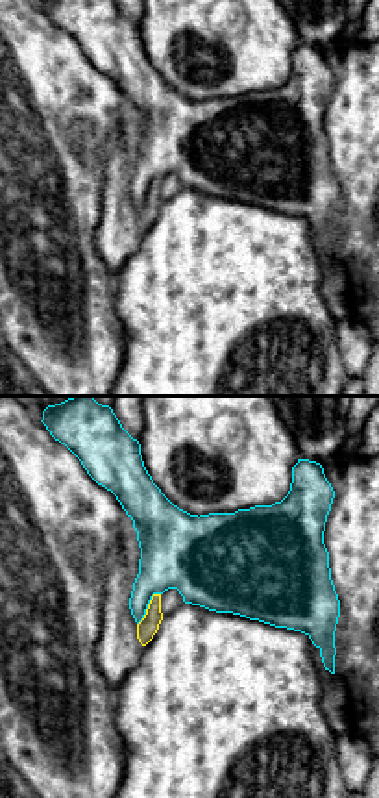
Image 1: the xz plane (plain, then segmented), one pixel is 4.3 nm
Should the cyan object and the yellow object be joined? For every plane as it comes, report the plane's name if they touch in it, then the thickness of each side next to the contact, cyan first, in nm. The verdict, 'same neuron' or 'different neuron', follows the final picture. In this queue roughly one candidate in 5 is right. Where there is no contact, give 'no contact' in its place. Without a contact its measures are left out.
xz | 280/90 nm

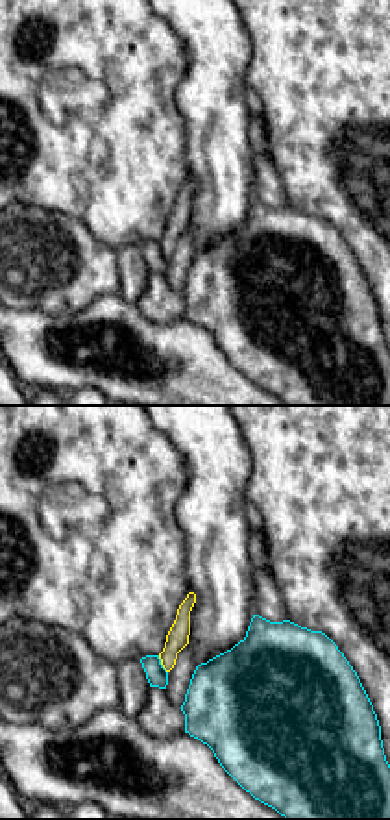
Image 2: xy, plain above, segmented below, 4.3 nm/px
xy | 90/100 nm

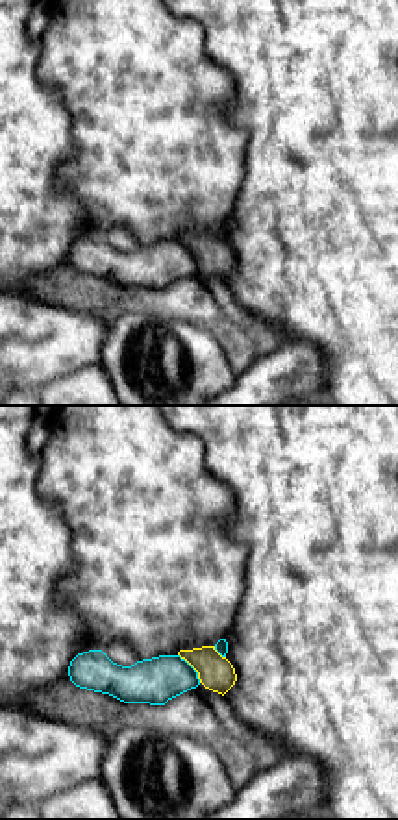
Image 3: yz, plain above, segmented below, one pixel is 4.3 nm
yz | 200/160 nm

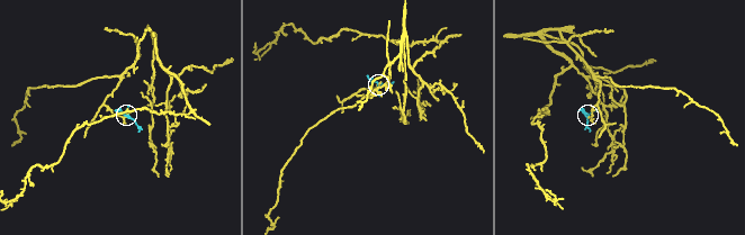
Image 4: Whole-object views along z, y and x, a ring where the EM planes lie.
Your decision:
different neuron

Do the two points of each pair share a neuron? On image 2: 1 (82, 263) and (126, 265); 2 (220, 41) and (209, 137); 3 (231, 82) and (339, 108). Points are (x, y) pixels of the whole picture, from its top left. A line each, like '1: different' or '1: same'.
1: different
2: same
3: different

